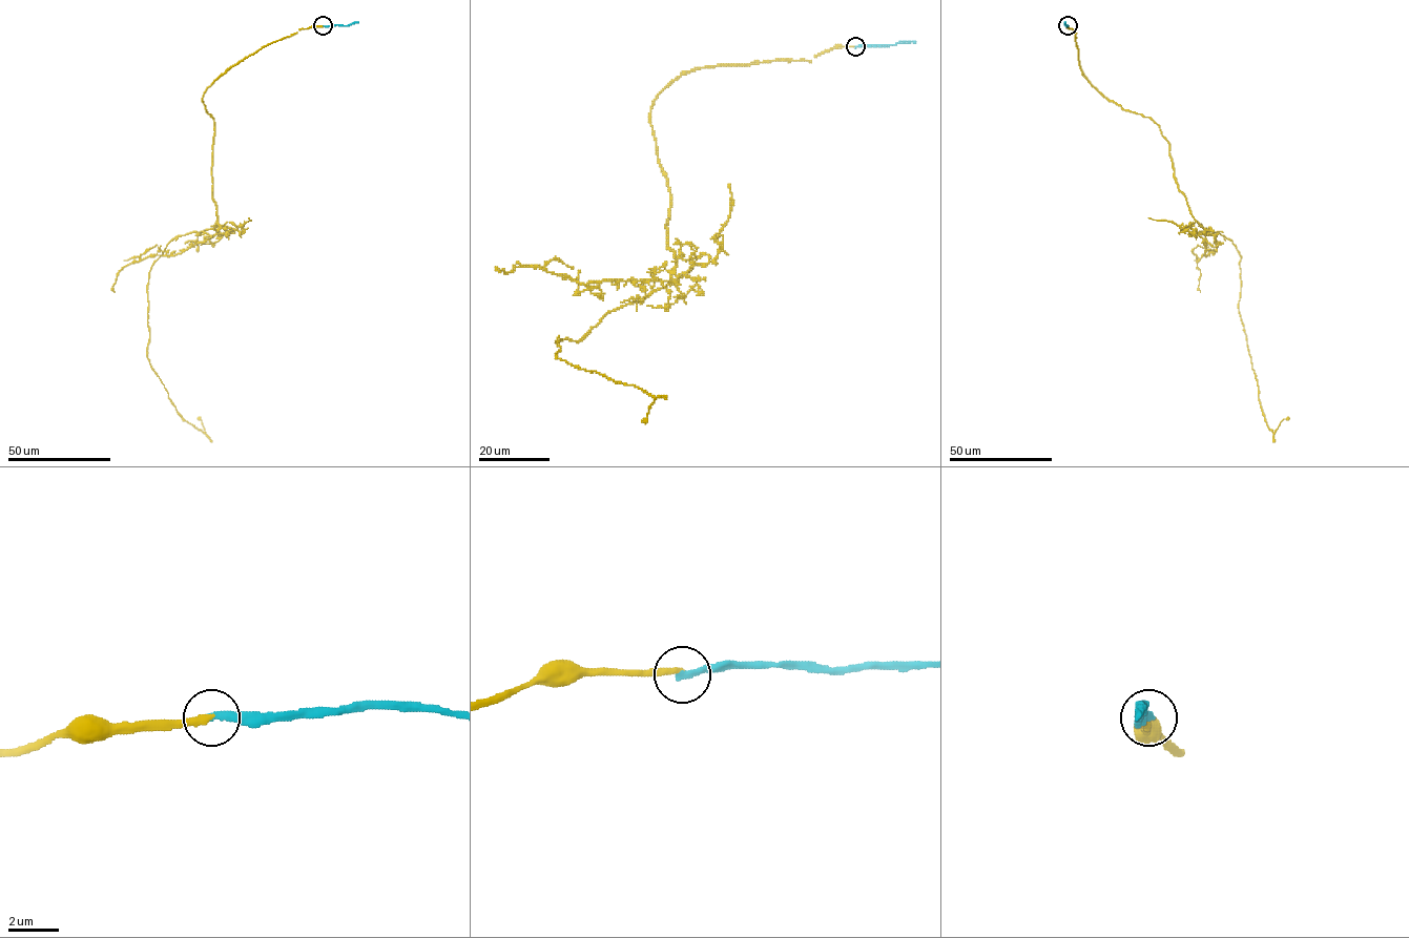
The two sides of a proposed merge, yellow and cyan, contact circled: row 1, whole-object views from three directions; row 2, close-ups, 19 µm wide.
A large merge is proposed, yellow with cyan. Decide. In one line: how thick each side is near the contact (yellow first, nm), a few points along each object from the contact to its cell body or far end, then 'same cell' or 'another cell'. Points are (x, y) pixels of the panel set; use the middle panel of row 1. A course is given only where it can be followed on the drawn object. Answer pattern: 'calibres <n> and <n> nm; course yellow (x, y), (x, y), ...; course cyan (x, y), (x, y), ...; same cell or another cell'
calibres 260 and 280 nm; course yellow (855, 46), (684, 71), (657, 96), (676, 268), (577, 342), (556, 341), (562, 360), (655, 398), (643, 422); course cyan (855, 46), (915, 42); another cell

